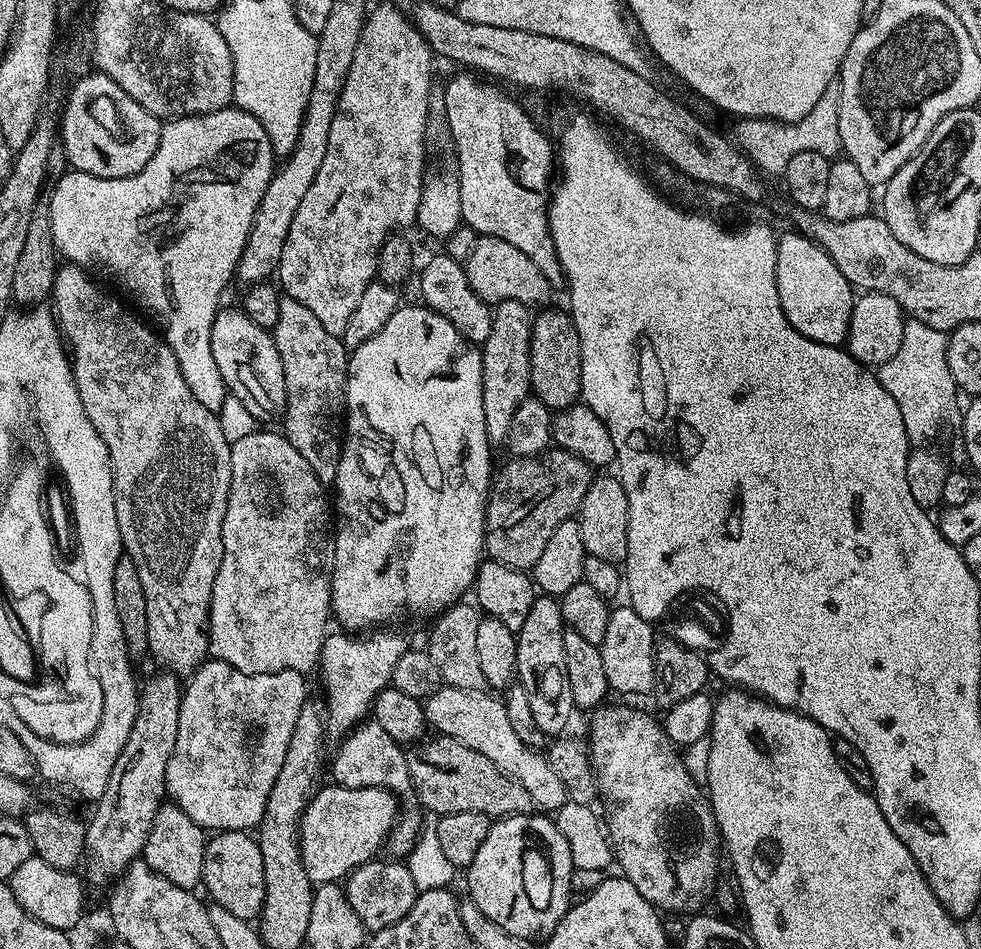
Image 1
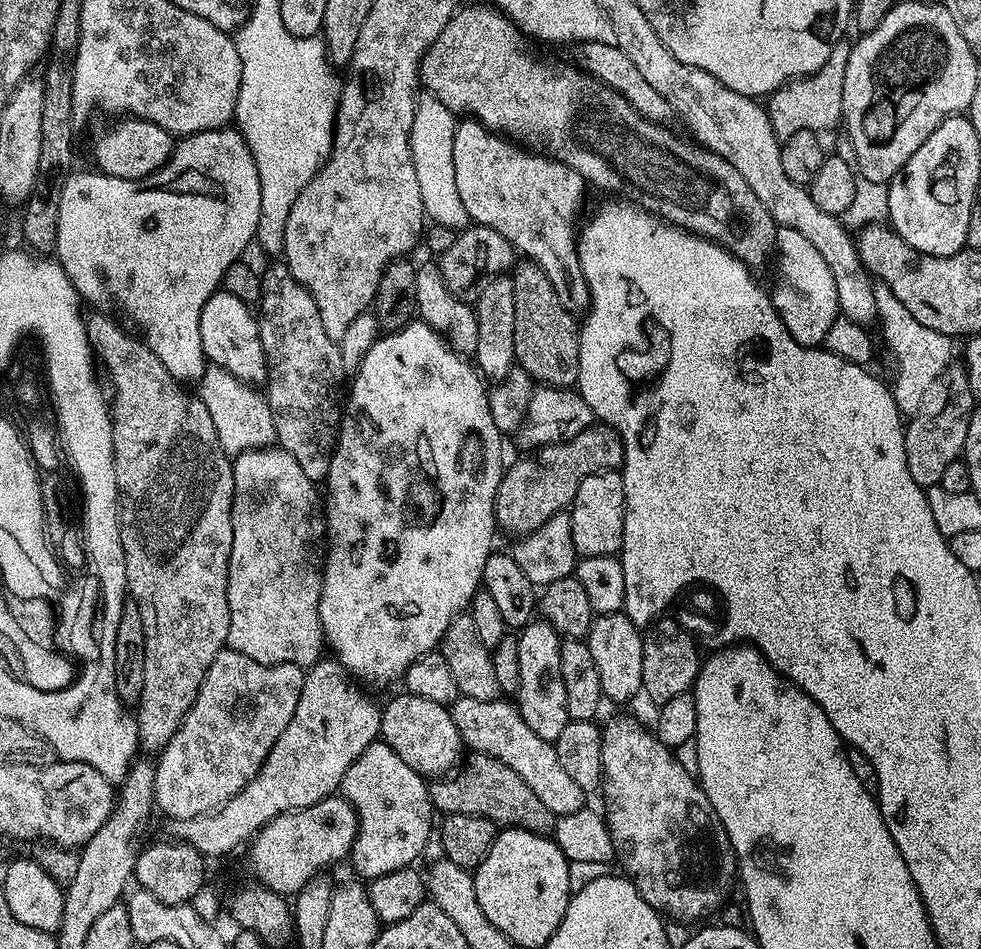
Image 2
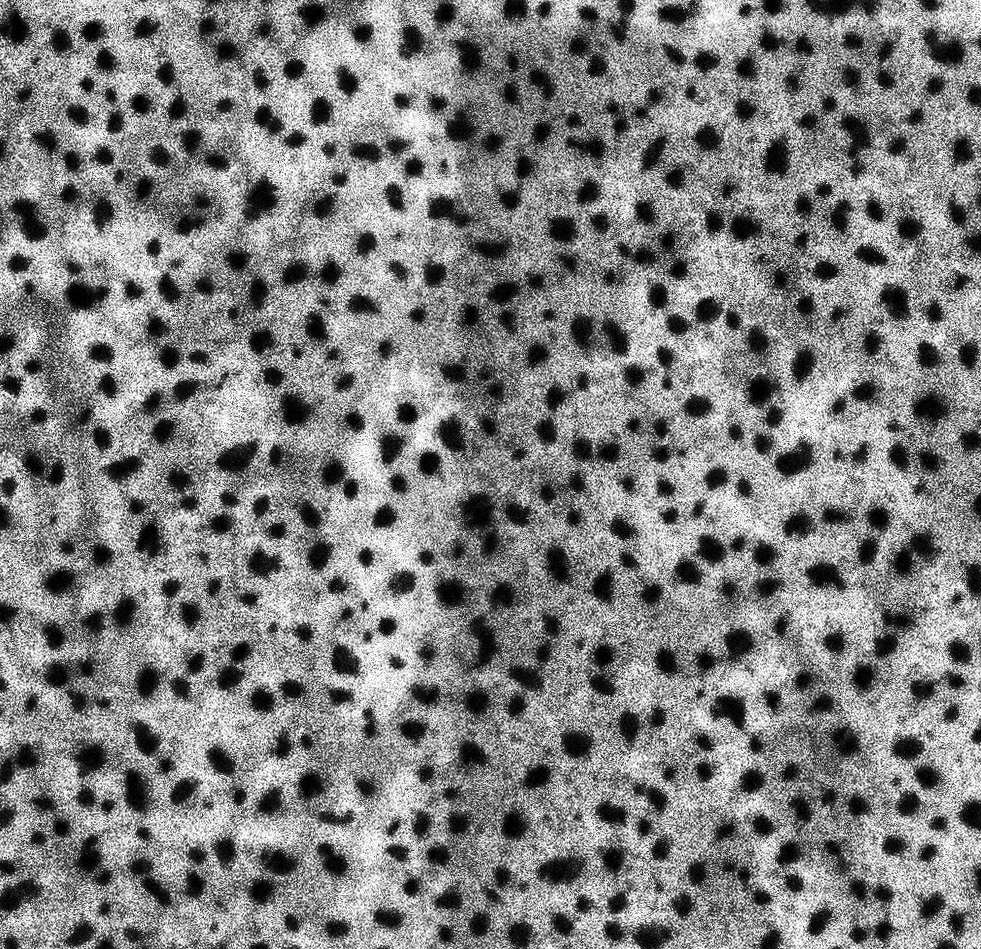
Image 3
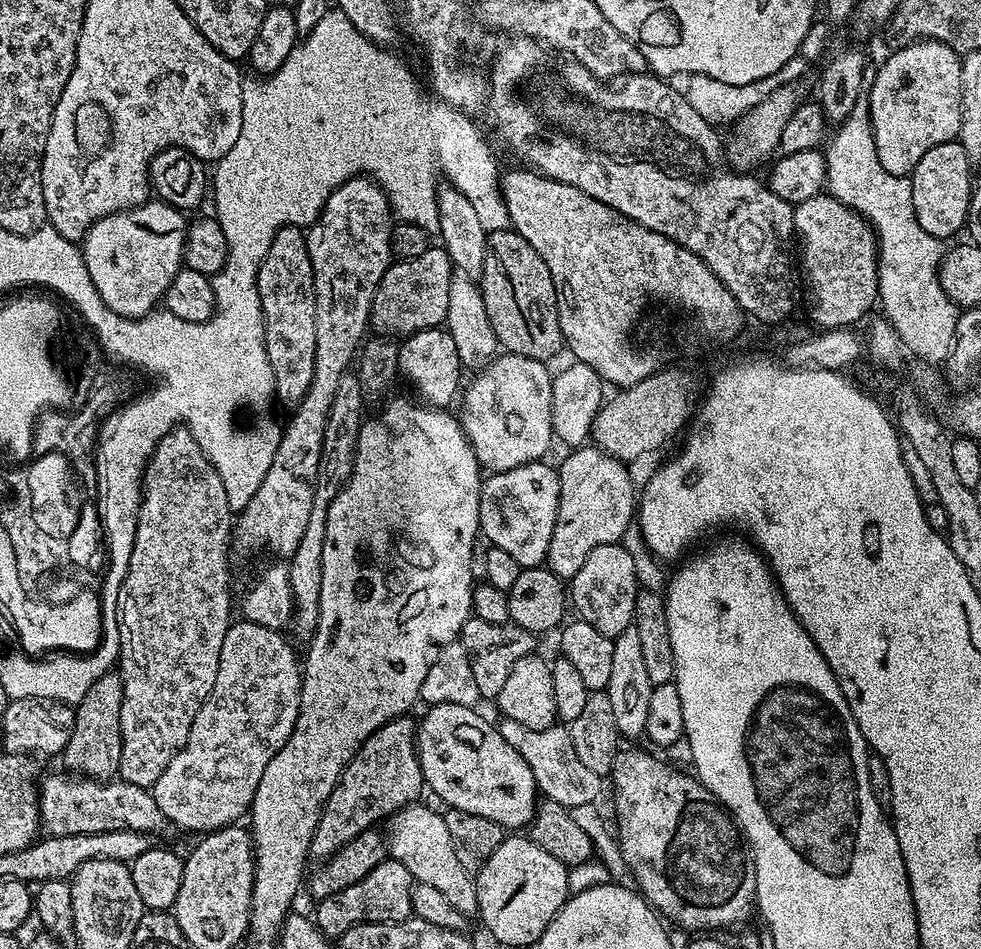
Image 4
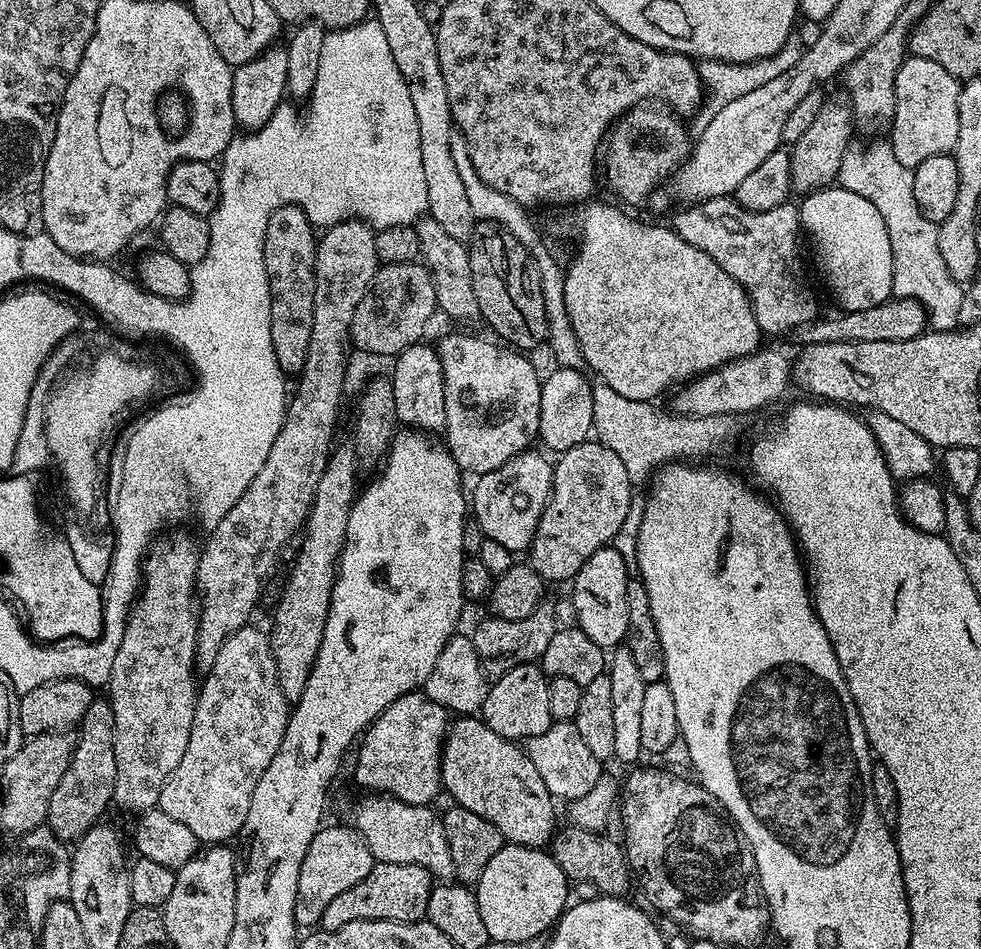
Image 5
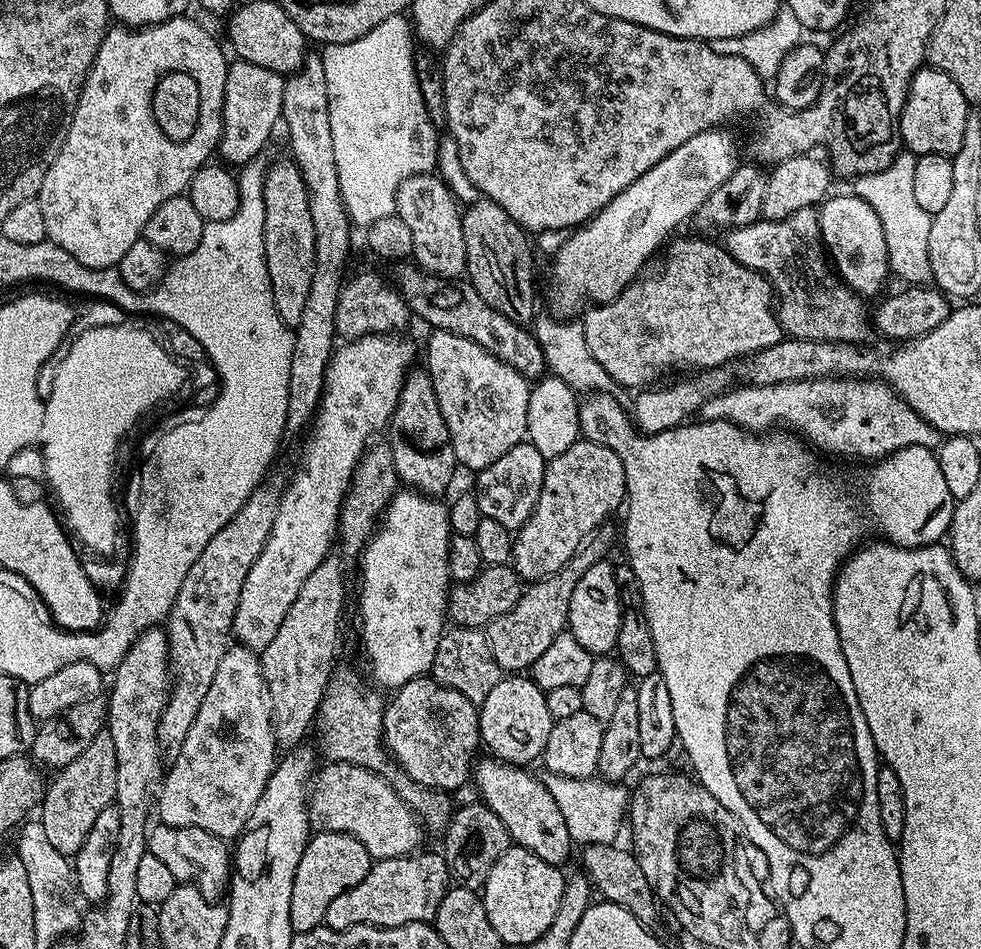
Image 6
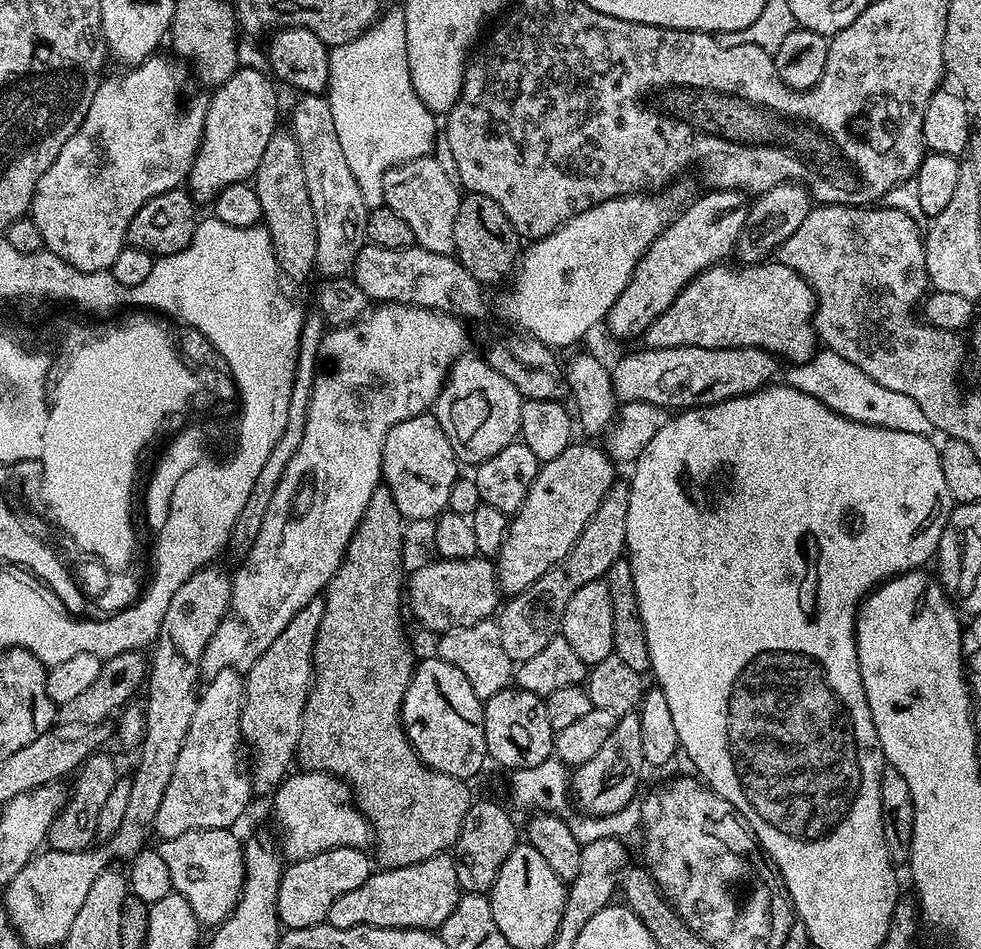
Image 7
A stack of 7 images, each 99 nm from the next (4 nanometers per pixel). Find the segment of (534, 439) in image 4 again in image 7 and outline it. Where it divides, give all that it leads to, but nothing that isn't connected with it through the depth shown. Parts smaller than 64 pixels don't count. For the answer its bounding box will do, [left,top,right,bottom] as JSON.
[434,354,522,466]

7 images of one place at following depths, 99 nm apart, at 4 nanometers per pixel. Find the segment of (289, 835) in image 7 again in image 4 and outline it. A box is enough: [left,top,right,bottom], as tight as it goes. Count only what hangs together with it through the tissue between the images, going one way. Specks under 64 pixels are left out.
[387,802,478,914]

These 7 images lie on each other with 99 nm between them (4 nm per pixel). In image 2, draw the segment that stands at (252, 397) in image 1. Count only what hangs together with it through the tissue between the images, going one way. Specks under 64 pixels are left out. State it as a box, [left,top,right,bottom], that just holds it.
[199,290,268,386]

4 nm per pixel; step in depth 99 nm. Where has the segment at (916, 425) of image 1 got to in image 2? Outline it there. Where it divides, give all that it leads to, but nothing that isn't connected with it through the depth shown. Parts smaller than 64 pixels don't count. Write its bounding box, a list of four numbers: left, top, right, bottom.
[874,286,953,418]

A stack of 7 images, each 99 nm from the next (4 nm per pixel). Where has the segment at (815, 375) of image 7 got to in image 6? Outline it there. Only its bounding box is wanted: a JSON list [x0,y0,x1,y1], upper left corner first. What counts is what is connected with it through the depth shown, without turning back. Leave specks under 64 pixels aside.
[699,376,942,462]

